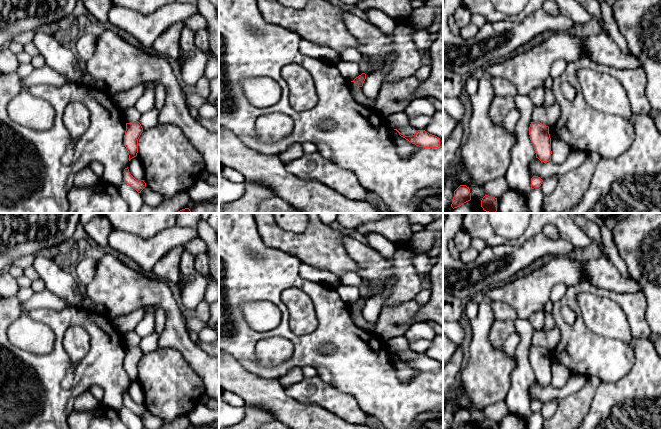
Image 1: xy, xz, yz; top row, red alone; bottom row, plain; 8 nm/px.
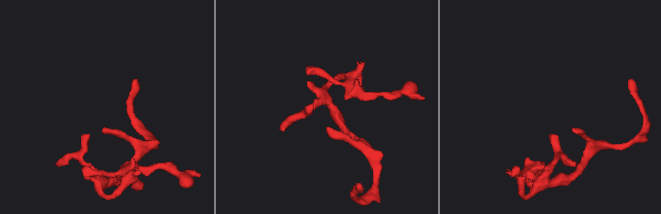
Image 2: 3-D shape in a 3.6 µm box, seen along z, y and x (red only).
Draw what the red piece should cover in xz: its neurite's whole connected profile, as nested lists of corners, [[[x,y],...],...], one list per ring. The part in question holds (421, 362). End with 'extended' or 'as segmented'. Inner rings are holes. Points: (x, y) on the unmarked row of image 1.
[[[397,353],[394,354],[396,354],[401,361],[405,362],[412,368],[415,368],[416,370],[423,372],[438,372],[440,370],[440,362],[435,359],[429,358],[425,354],[418,354],[412,360],[405,360],[401,358]]] | as segmented

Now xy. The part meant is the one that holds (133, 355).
[[[139,346],[126,347],[126,355],[124,359],[124,369],[128,375],[129,385],[137,380],[138,363],[143,356],[143,352]]] | as segmented

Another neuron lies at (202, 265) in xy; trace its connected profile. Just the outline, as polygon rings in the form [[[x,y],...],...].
[[[204,252],[195,258],[194,267],[202,275],[210,274],[210,262],[207,252]]]

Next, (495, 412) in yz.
[[[505,401],[496,402],[484,409],[485,419],[495,422],[499,422],[508,412]]]

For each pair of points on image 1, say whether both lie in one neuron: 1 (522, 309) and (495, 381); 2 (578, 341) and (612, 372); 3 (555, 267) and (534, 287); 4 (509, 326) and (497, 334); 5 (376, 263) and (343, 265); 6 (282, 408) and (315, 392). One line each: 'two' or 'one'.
1: two
2: one
3: one
4: one
5: two
6: two

